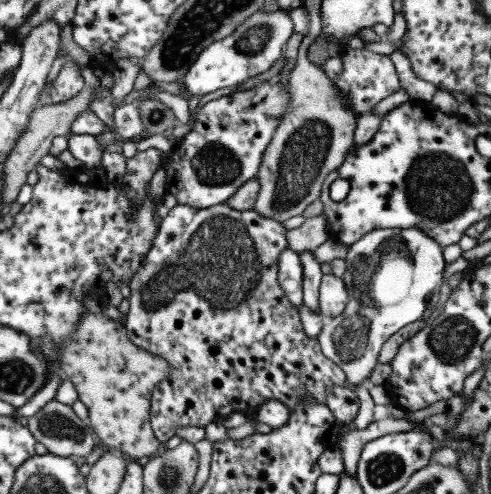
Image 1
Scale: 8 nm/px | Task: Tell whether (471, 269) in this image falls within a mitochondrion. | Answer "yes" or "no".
no

